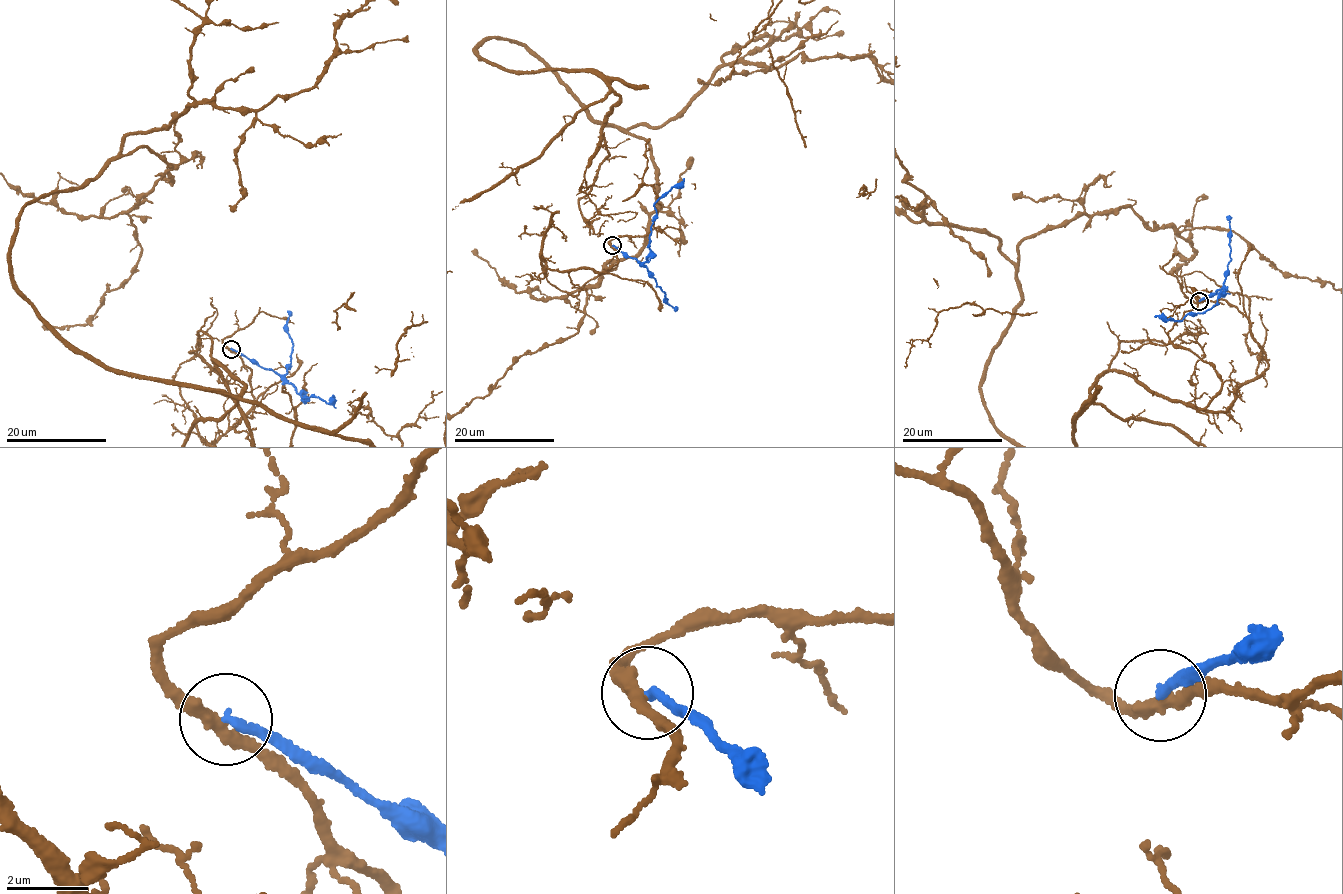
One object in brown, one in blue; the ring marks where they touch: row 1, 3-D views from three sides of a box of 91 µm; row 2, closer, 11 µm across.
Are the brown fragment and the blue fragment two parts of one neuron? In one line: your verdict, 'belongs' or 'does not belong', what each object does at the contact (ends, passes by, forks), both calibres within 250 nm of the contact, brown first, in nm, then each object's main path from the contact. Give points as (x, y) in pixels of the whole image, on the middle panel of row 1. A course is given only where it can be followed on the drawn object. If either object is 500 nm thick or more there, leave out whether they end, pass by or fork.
does not belong; brown passes by; blue ends; calibres 320 and 200 nm; course blue (612, 245), (626, 256), (643, 263), (647, 261), (655, 203), (684, 178)

